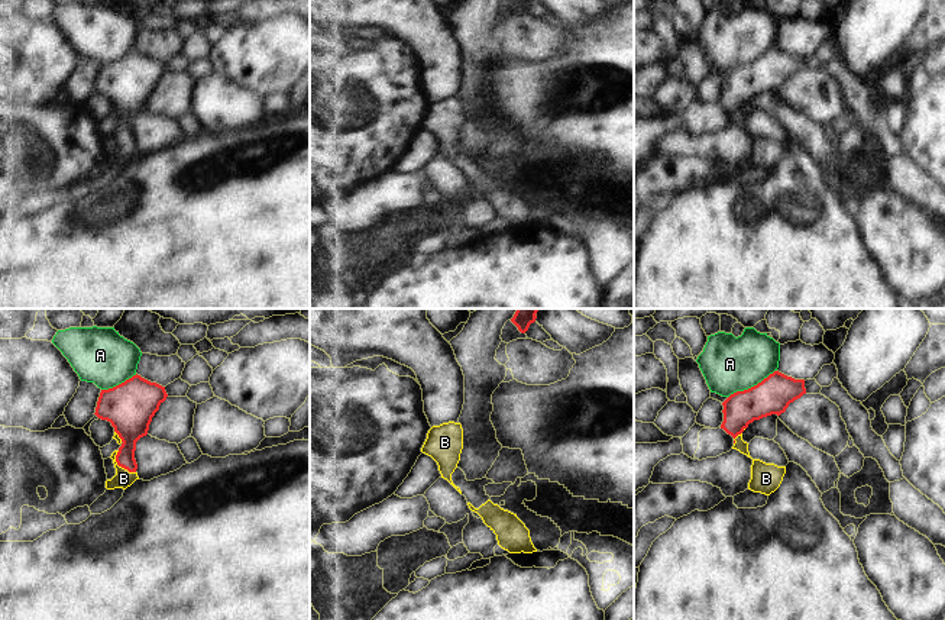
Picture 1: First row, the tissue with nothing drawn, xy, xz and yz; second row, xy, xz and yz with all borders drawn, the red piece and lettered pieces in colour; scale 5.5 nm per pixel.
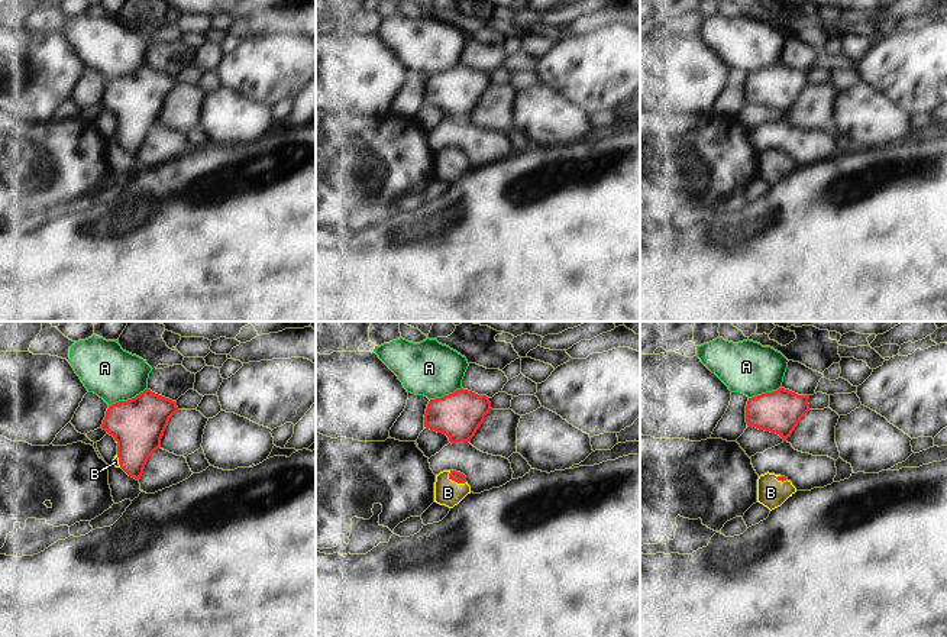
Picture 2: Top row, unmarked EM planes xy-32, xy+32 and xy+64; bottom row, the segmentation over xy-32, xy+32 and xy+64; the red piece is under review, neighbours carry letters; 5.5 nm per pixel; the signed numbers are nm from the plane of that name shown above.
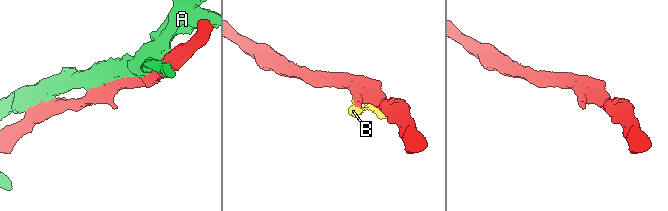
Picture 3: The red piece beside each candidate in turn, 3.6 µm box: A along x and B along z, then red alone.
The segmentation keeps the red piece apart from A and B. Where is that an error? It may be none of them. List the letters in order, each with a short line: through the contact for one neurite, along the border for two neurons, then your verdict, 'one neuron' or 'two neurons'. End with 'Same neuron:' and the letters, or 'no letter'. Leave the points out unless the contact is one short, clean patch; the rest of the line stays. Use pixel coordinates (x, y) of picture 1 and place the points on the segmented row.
A: two neurons
B: line xy (130, 422), (129, 446), (120, 465), (123, 478); one neuron
Same neuron: B

